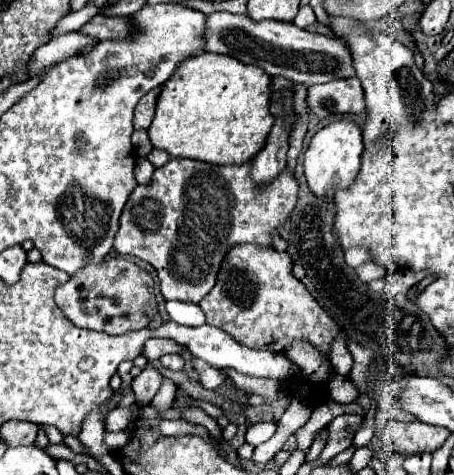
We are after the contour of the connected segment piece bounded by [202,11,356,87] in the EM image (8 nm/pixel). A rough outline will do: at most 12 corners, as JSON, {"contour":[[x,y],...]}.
{"contour":[[206,17],[204,51],[316,85],[355,77],[348,45],[284,21]]}

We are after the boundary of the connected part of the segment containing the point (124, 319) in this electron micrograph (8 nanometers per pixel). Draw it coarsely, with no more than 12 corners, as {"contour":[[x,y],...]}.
{"contour":[[128,259],[56,289],[82,329],[120,335],[158,313],[154,281]]}

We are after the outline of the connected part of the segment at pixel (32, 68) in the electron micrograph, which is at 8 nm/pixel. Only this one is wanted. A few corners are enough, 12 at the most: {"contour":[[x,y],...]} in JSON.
{"contour":[[78,31],[48,41],[26,63],[30,81],[98,39]]}

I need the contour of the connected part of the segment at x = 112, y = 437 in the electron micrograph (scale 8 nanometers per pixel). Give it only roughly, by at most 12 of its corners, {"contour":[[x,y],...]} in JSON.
{"contour":[[126,431],[108,433],[104,437],[106,447],[122,449],[130,435]]}

